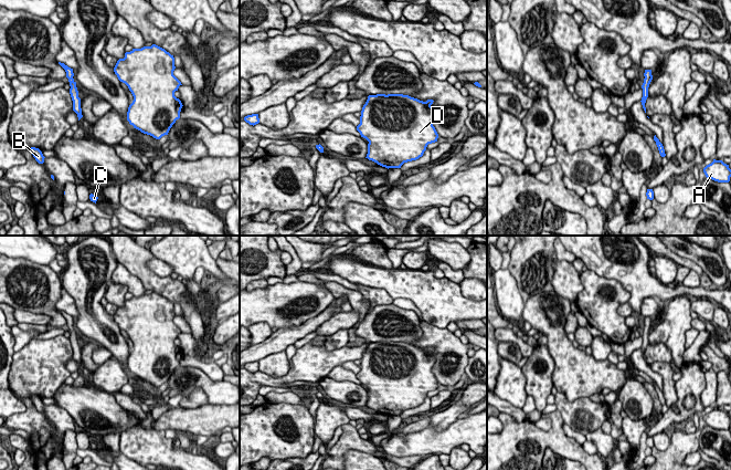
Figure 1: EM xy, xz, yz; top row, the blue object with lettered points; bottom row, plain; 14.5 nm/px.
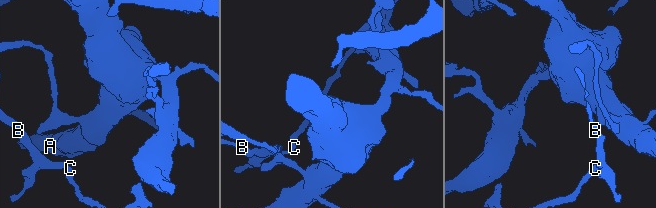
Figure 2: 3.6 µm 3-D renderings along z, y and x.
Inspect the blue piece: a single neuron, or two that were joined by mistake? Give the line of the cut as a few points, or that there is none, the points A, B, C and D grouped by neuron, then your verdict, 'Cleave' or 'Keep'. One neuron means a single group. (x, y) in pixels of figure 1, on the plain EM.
Split along yz (644, 327), (650, 328). Groups: A D / B C. Cleave

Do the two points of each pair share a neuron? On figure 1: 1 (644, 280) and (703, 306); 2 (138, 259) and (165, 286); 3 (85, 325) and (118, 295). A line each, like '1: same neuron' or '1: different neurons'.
1: different neurons
2: same neuron
3: different neurons

